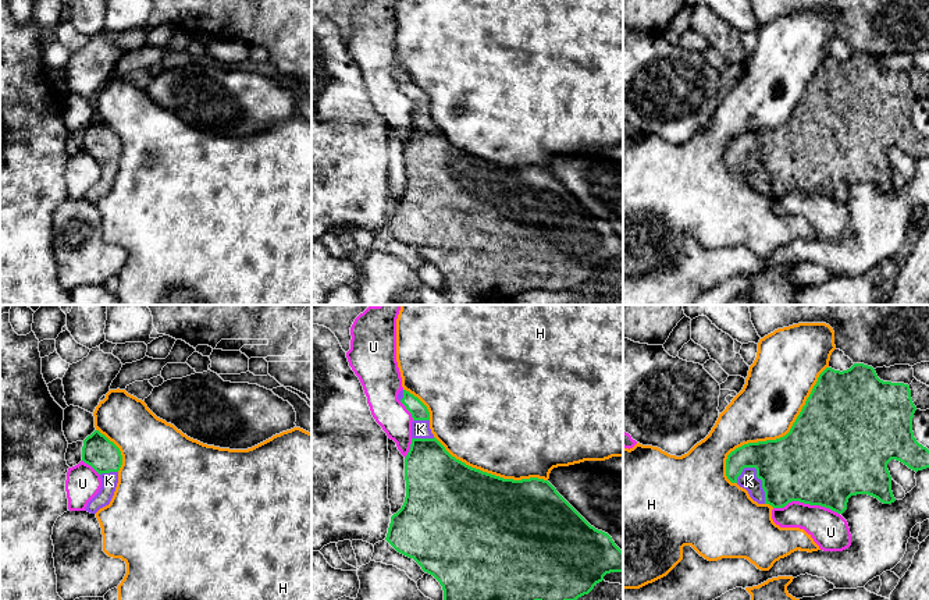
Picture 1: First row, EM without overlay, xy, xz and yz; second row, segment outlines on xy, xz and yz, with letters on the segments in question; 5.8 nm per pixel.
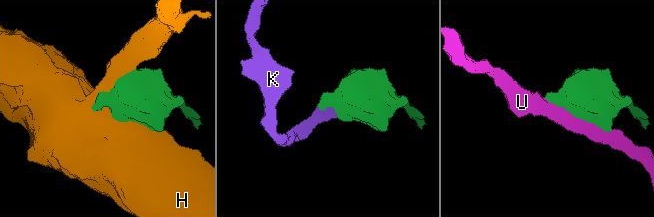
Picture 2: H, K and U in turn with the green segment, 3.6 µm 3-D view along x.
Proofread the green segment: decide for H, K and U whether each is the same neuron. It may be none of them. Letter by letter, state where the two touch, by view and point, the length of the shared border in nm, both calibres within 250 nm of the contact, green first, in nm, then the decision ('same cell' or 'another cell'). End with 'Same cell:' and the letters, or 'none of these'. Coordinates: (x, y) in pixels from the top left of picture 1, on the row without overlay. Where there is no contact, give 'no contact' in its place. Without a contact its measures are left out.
H: meets green in yz at (776, 127); contact 900 nm long; 460 nm thick on the green side, 360 nm on the other; another cell
K: meets green in yz at (761, 167); contact 240 nm long; 400 nm thick on the green side, 110 nm on the other; same cell
U: meets green in yz at (807, 191); contact 380 nm long; 500 nm thick on the green side, 220 nm on the other; another cell
Same cell: K

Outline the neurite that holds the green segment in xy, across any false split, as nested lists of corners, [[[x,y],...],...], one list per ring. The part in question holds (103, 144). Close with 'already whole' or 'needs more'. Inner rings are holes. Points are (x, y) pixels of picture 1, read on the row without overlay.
[[[95,118],[83,128],[82,149],[90,153],[102,167],[99,181],[88,191],[85,199],[96,202],[110,192],[117,171],[118,159],[122,153],[120,136],[99,118]]]; needs more

